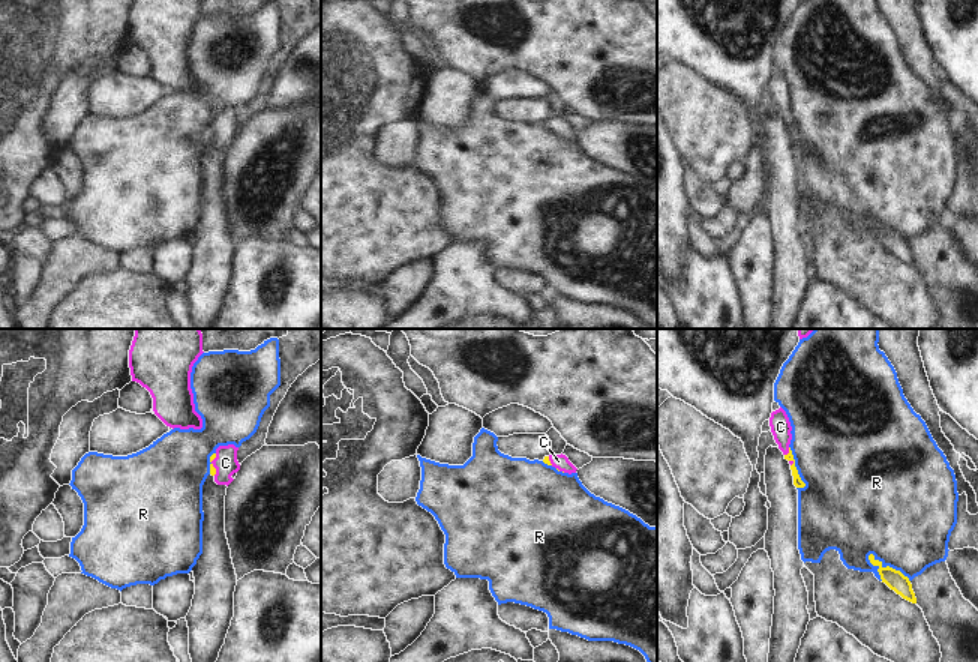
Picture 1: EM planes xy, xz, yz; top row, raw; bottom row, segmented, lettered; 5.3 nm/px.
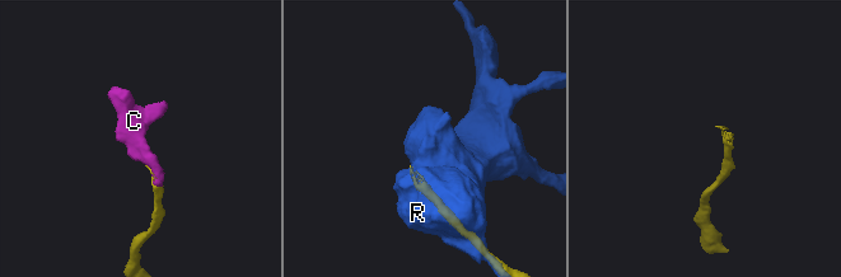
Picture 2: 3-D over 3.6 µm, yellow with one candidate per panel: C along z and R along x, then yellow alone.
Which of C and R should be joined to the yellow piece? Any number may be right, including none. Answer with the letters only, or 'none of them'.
C

